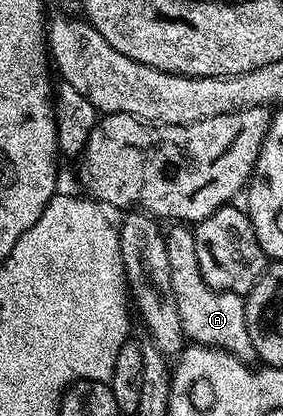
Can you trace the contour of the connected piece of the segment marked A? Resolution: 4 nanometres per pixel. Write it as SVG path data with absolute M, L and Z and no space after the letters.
M185 223L174 224L172 228L165 233L167 259L171 262L171 291L175 291L175 307L179 307L179 323L183 323L186 338L198 345L234 353L240 361L252 362L255 354L251 335L247 335L244 296L212 289L199 271L199 254L195 251L193 229Z

